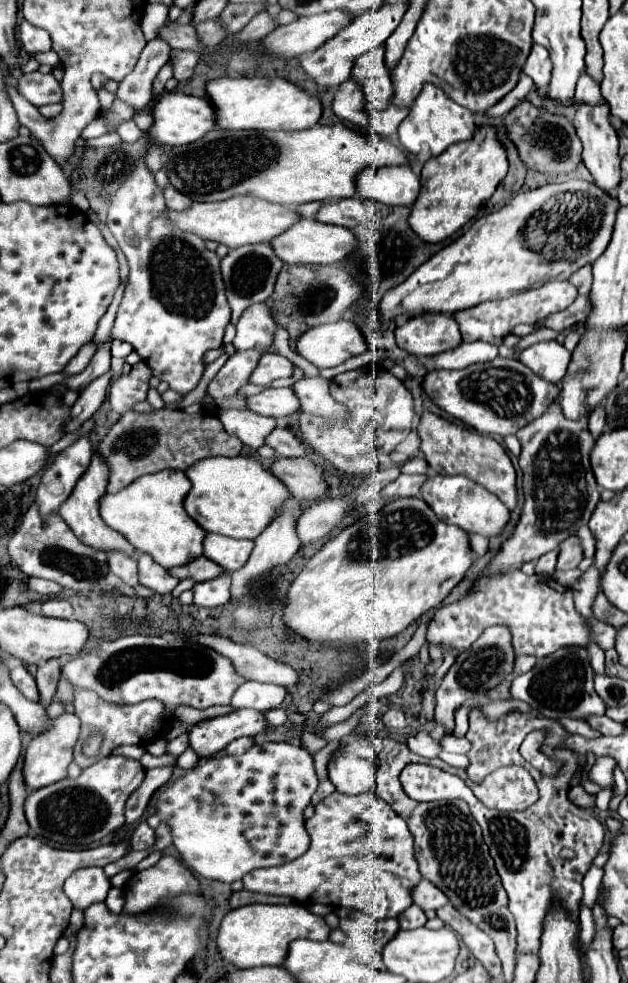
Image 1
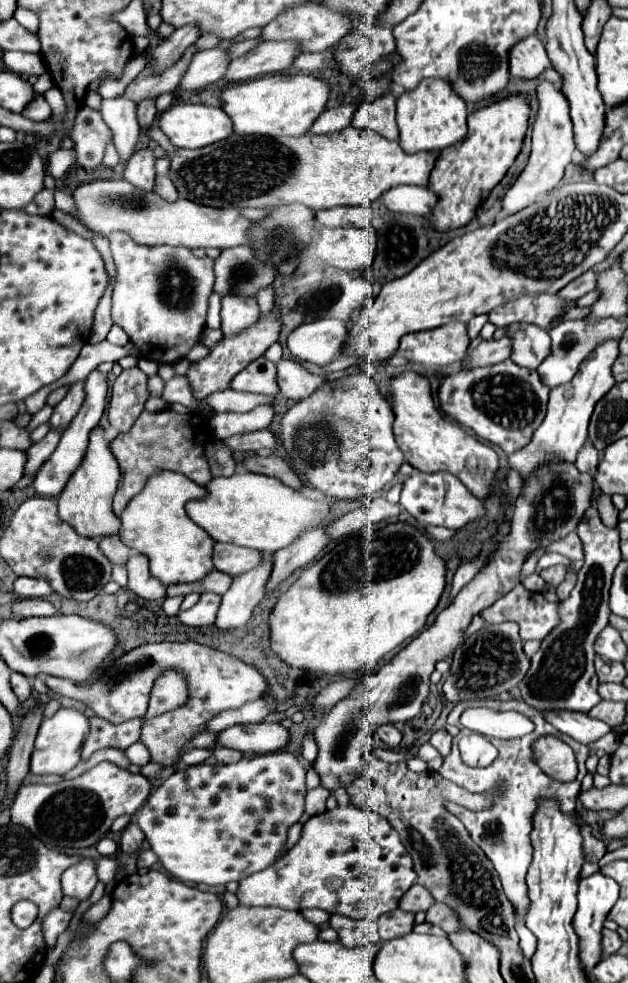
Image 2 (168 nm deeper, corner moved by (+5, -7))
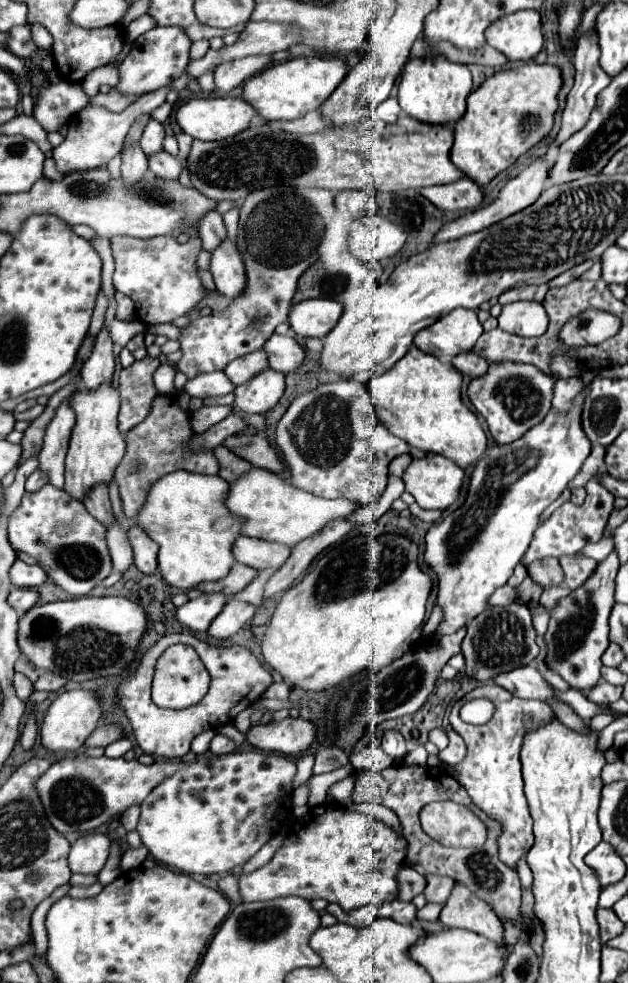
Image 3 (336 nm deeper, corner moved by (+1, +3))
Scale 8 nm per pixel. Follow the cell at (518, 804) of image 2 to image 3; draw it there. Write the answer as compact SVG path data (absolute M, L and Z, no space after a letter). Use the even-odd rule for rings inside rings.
M494 681L478 685L474 691L466 693L462 699L458 699L450 711L450 723L454 731L464 739L466 743L466 759L458 765L452 765L454 777L458 783L468 791L470 799L476 807L480 807L492 821L496 821L502 827L502 833L498 835L498 853L502 863L508 867L518 867L518 861L528 853L532 847L532 817L528 813L528 803L524 797L524 781L522 781L522 763L520 763L520 751L522 751L522 739L534 731L534 727L544 727L546 723L554 721L554 711L550 705L534 699L520 699L516 695L510 695L504 687L498 687ZM472 697L486 697L496 705L494 719L486 725L468 725L460 719L458 711L460 705L470 701Z

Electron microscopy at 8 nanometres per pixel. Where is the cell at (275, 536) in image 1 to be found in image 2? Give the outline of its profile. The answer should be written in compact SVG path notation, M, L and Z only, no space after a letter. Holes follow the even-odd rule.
M266 561L252 573L234 577L234 583L226 595L222 595L222 605L214 623L218 629L238 629L248 623L254 607L264 597L264 585L270 577L270 569L272 561Z

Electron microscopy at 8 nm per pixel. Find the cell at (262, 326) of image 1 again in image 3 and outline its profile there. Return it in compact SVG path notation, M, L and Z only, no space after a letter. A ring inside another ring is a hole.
M226 239L212 253L212 277L220 295L236 299L246 287L246 267L236 247Z

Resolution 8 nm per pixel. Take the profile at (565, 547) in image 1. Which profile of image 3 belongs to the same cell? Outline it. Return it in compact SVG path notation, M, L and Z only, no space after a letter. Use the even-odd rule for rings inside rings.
M546 559L546 563L530 563L528 573L534 579L534 583L538 583L540 587L562 585L564 581L564 571L558 559Z

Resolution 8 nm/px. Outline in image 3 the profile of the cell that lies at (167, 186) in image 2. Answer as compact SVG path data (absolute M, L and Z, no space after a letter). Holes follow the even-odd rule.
M160 151L152 157L148 157L148 161L150 161L150 171L160 179L176 181L182 173L182 163L176 157L168 155L166 151Z

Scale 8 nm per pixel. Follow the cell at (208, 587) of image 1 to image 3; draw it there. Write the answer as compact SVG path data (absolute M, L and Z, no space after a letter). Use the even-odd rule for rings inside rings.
M202 593L200 597L178 607L176 617L180 623L184 623L186 627L190 627L194 631L206 631L210 627L210 623L214 621L214 617L222 611L224 603L226 603L226 595Z

